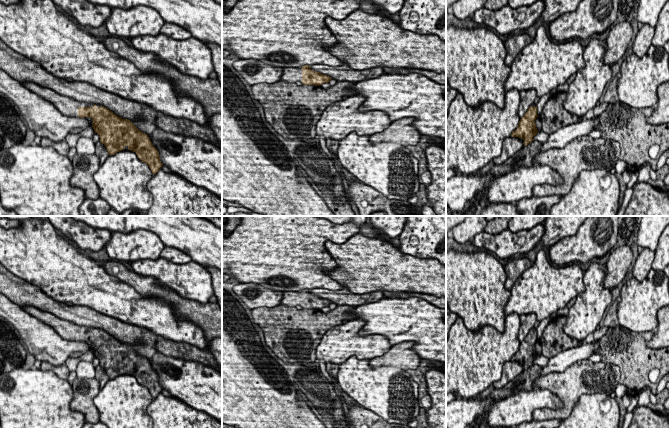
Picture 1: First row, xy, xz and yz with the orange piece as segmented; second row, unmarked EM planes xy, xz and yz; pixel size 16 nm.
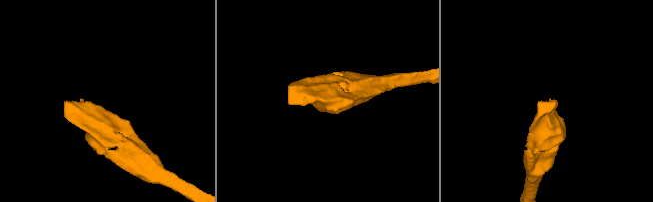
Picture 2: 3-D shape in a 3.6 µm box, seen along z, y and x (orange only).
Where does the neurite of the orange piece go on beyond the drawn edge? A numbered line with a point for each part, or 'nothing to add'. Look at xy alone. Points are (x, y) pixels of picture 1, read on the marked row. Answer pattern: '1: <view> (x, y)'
1: xy (67, 106)

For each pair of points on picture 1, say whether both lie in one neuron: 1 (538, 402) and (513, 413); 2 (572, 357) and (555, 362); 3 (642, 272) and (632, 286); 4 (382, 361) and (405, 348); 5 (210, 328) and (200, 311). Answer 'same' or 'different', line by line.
1: same
2: same
3: different
4: same
5: same

